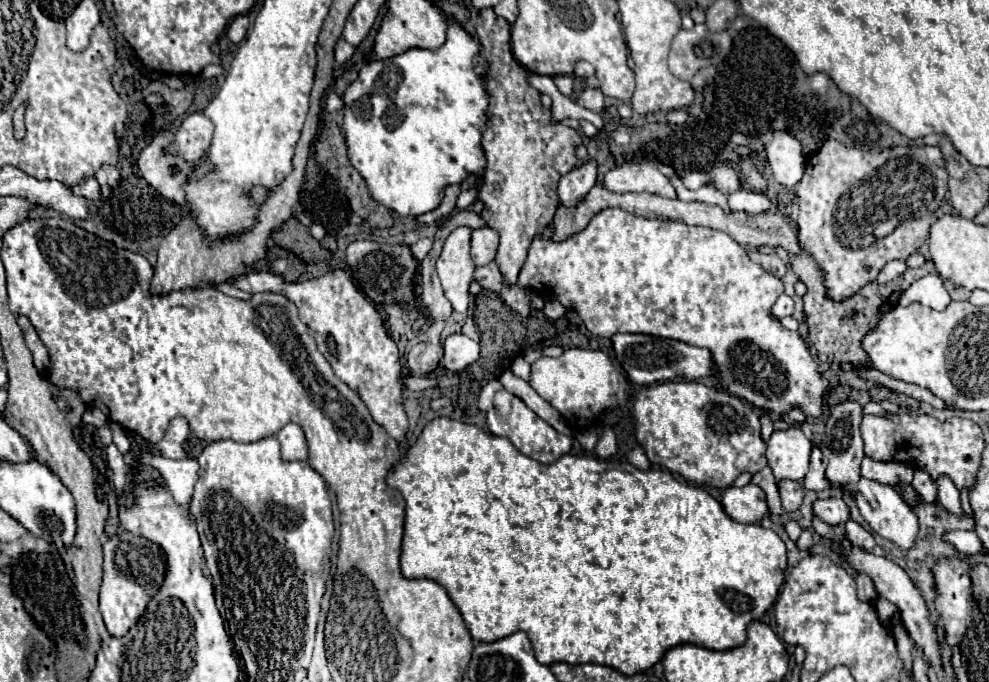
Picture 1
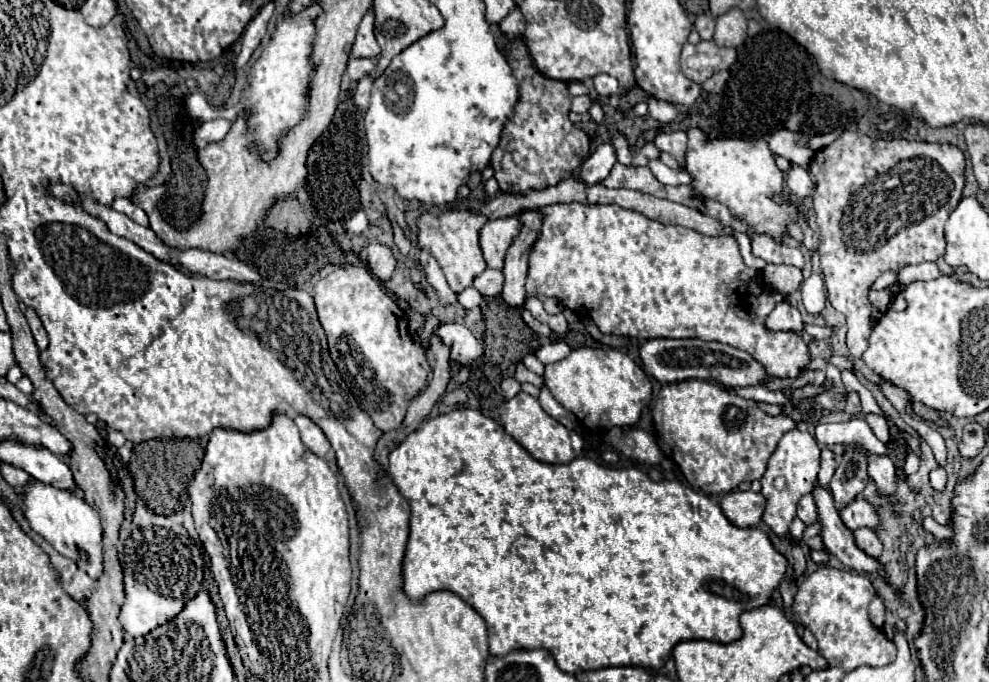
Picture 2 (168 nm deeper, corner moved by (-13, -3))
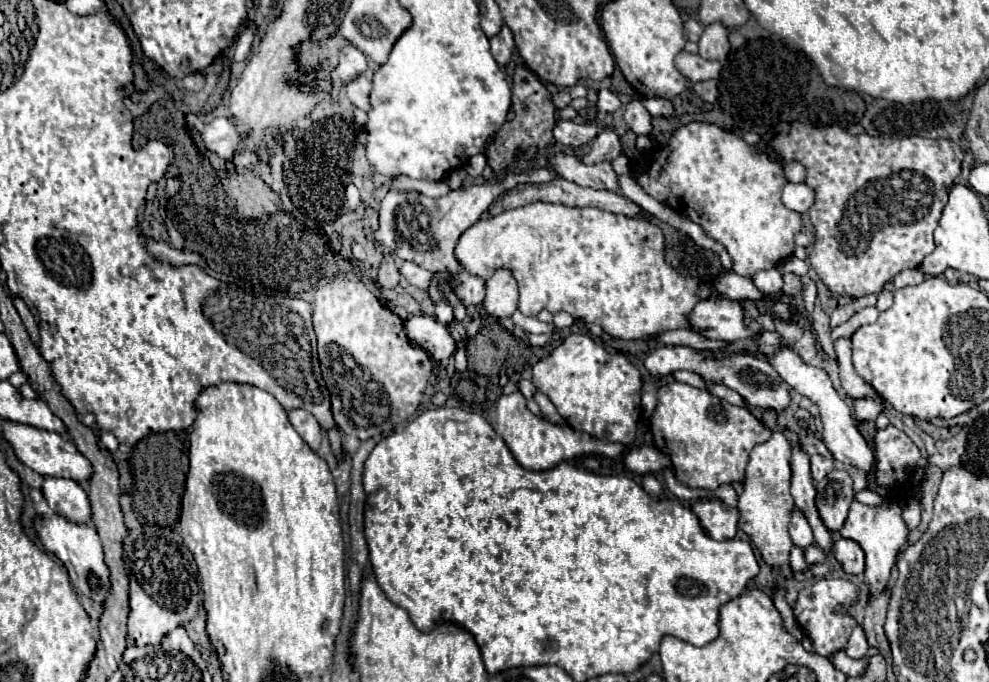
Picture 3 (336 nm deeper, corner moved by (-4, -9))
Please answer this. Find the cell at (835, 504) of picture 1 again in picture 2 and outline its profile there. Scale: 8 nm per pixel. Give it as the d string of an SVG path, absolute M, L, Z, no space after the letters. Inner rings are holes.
M861 497L853 499L849 505L845 505L841 511L839 511L843 523L855 531L859 527L869 527L869 529L875 529L877 527L877 513L875 509Z

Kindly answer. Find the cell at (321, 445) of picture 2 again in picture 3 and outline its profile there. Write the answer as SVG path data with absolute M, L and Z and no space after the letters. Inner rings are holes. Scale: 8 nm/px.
M292 409L288 411L288 419L292 427L300 433L300 437L310 445L310 449L318 451L320 441L322 441L322 427L316 421L316 417L308 413L306 409Z

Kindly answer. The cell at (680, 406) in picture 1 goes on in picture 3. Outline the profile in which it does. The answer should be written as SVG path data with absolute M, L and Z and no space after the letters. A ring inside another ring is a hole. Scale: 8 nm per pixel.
M670 381L660 385L658 389L658 407L650 419L654 445L658 451L672 459L676 479L686 487L700 487L700 489L718 489L724 483L738 483L744 479L744 469L748 463L748 453L754 445L764 443L770 437L770 431L746 409L730 405L724 399L710 395L706 389L692 387L688 383Z

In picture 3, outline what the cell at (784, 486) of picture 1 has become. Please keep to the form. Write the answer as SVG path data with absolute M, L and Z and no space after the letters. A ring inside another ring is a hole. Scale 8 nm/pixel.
M794 511L792 513L792 521L790 521L790 537L794 541L796 547L800 549L806 549L808 545L814 543L814 535L812 535L812 529L804 517L804 513L800 511Z

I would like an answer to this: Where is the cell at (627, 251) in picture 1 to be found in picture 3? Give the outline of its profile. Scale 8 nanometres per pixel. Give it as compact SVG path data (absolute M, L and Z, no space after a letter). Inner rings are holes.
M538 201L502 211L466 229L456 243L454 255L464 271L482 279L492 277L500 267L510 269L518 283L518 310L522 315L536 317L542 309L550 313L566 311L586 323L598 323L608 335L618 339L650 339L650 335L662 331L688 329L688 313L700 301L696 295L698 279L682 275L664 261L664 235L656 225L594 207L578 209Z

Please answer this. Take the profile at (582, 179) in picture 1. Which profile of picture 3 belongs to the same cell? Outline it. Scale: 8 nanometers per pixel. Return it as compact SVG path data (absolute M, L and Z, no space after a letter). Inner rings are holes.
M604 127L598 137L592 141L590 151L584 155L584 161L588 161L588 165L600 163L600 161L612 161L622 153L620 147L620 137L616 135L616 131L612 127Z

